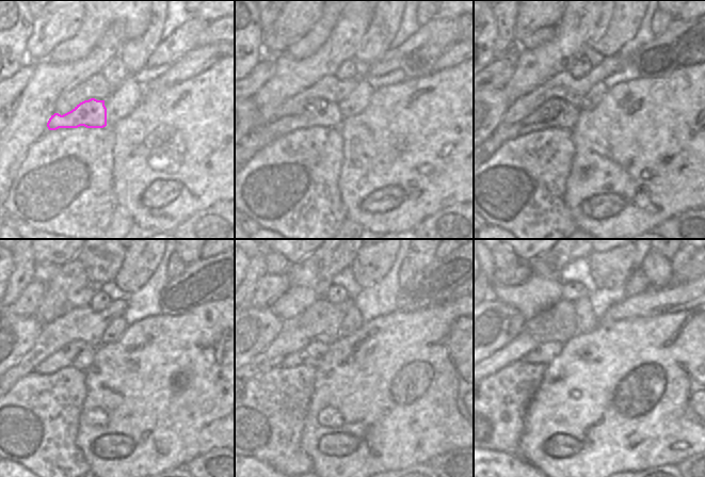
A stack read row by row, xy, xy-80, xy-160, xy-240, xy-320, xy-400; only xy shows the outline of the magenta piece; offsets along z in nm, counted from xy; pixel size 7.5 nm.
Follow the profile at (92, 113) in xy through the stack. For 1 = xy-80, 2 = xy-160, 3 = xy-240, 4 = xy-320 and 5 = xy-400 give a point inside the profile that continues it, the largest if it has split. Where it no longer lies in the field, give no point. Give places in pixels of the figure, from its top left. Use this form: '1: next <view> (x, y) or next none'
1: next xy-80 (322, 113)
2: next xy-160 (555, 113)
3: next xy-240 (79, 354)
4: next xy-320 (313, 354)
5: next xy-400 (544, 354)

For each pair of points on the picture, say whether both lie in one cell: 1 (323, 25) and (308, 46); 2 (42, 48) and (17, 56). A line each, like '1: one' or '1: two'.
1: one
2: two

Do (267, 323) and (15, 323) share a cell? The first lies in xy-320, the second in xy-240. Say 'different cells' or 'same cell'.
same cell

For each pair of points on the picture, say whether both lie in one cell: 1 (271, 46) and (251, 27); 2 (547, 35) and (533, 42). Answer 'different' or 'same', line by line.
1: different
2: same

